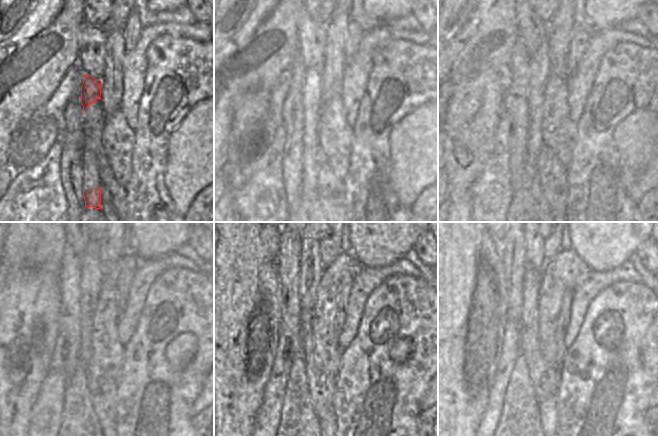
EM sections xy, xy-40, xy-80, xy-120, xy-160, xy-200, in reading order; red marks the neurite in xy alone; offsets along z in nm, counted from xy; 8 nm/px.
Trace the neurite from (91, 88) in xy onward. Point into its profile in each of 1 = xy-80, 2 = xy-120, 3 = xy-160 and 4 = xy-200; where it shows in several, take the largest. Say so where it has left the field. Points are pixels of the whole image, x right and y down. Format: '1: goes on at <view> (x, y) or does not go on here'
1: goes on at xy-80 (539, 71)
2: goes on at xy-120 (91, 279)
3: goes on at xy-160 (312, 268)
4: goes on at xy-200 (535, 254)

